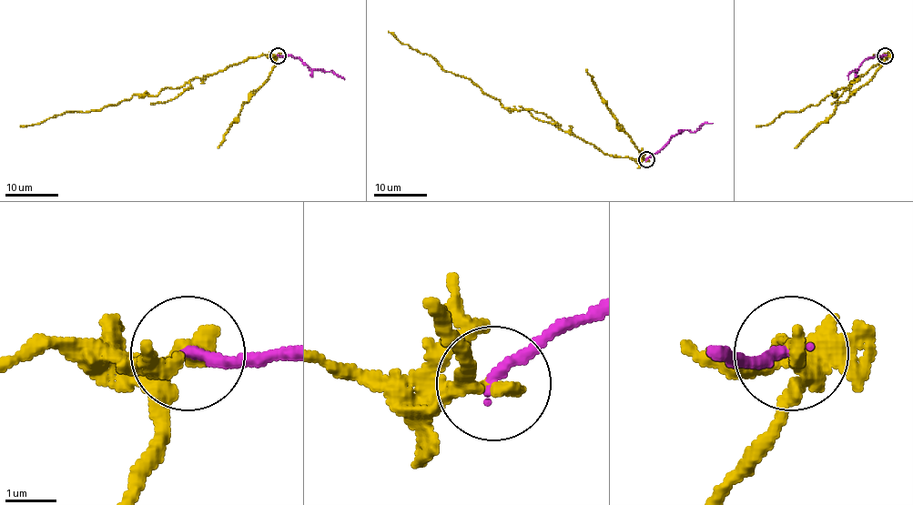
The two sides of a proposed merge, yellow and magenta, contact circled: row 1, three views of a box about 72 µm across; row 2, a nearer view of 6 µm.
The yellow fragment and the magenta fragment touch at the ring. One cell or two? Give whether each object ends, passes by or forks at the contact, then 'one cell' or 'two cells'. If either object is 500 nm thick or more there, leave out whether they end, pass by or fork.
yellow ends; magenta ends; two cells

